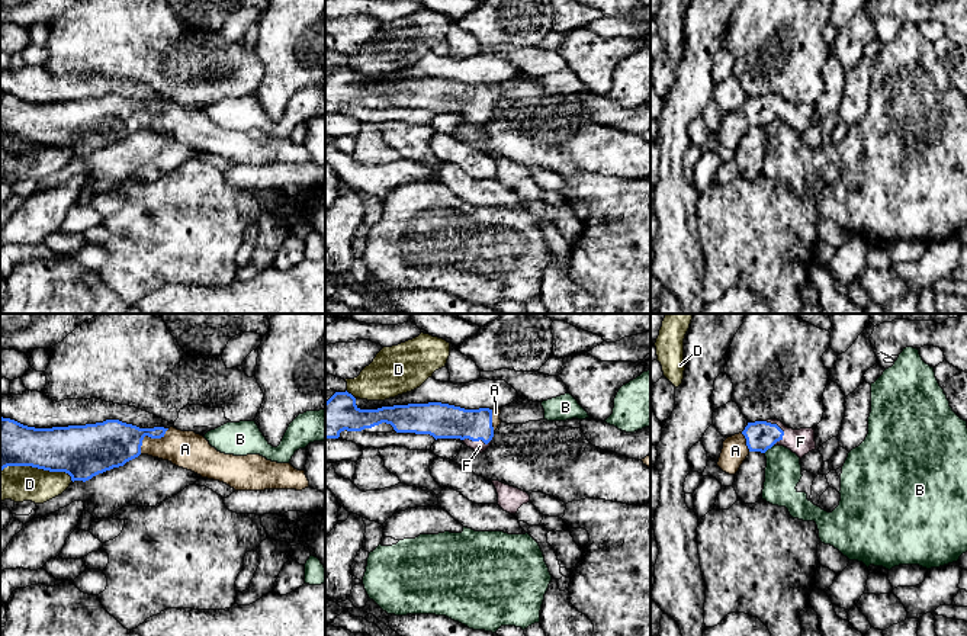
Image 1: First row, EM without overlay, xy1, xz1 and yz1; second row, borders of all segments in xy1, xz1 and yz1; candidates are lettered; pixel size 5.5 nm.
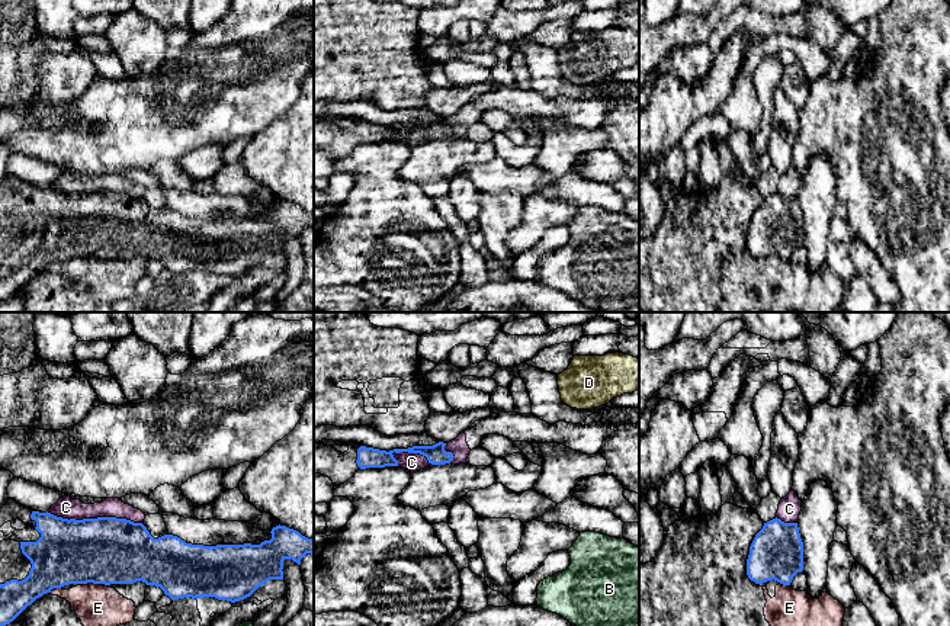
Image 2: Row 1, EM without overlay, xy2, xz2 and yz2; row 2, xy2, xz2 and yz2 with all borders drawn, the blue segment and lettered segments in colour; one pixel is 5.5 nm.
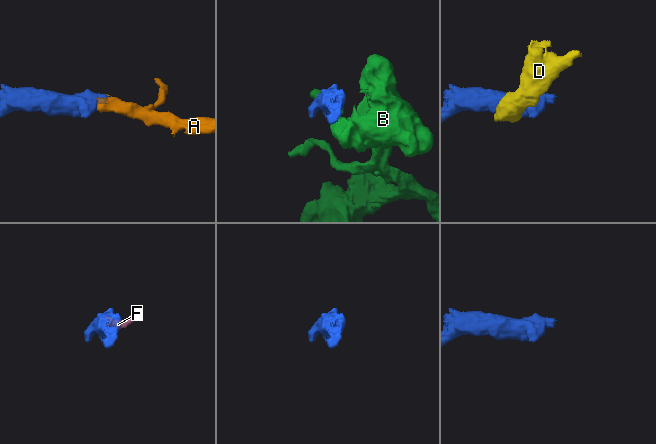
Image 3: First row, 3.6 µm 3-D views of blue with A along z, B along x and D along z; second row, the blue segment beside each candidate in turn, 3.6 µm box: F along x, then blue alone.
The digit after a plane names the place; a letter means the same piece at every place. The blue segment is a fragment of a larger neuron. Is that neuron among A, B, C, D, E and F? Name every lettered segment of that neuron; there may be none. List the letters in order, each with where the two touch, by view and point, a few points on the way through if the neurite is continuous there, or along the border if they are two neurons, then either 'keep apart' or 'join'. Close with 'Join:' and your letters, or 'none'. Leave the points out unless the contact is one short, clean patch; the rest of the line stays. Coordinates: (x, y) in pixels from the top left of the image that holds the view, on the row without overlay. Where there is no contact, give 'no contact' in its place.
A: contact xy1 (148, 111); way xy1 (108, 119), (141, 115), (148, 111), (154, 116), (185, 124); join
B: contact yz1 (768, 122); border yz1 (773, 119), (764, 128); keep apart
C: contact xy2 (95, 193); keep apart
D: contact xy1 (38, 143); keep apart
E: contact xy2 (90, 256); border xy2 (99, 257), (82, 259); keep apart
F: contact yz1 (781, 105); way yz1 (761, 111), (781, 105), (790, 113), (800, 116); join
Join: A, F

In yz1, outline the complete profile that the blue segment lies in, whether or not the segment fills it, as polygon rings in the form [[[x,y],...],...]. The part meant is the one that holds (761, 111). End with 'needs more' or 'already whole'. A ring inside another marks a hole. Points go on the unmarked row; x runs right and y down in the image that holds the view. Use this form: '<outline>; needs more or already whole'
[[[778,94],[748,97],[742,107],[723,116],[717,141],[729,150],[736,150],[751,126],[765,128],[777,119],[790,123],[801,134],[816,123],[815,105],[793,105]]]; needs more

